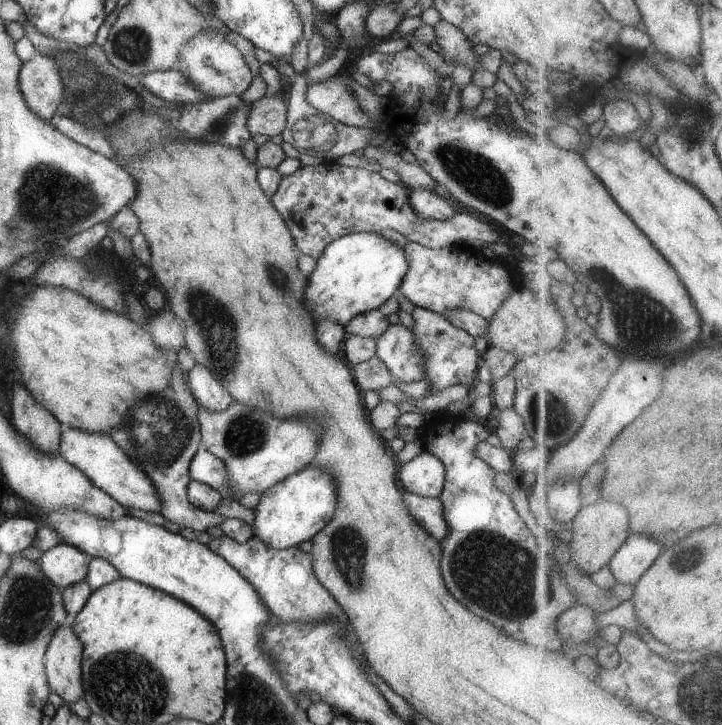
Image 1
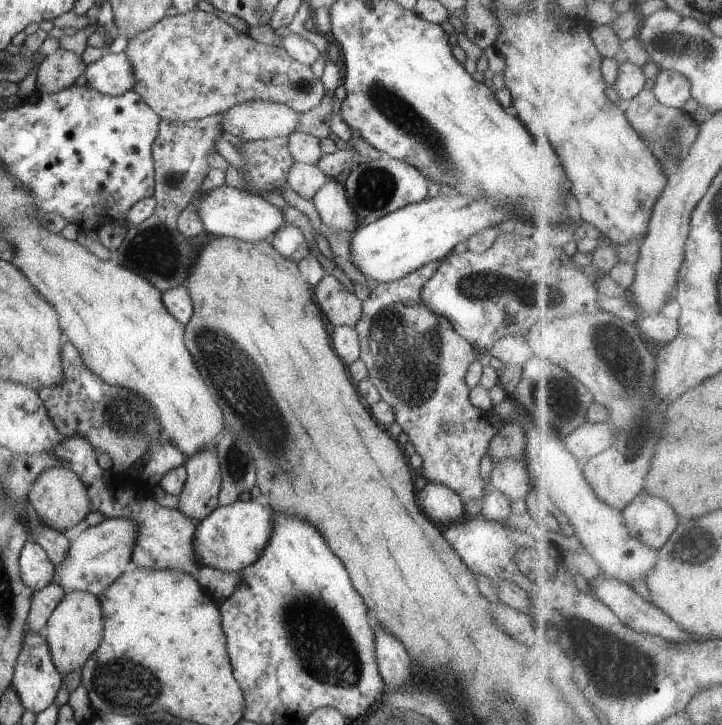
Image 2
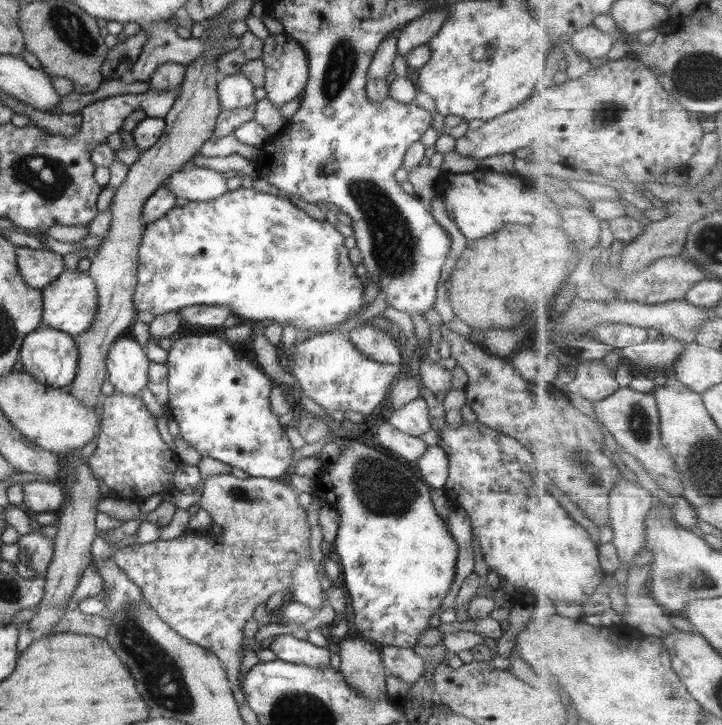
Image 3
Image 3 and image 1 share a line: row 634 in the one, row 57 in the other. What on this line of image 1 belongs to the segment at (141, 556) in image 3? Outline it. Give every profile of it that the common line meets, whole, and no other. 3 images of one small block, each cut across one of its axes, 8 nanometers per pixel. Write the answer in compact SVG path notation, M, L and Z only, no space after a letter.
M202 31L194 35L179 51L174 70L184 73L204 94L210 98L241 95L252 82L253 74L245 58L236 46L223 35Z

